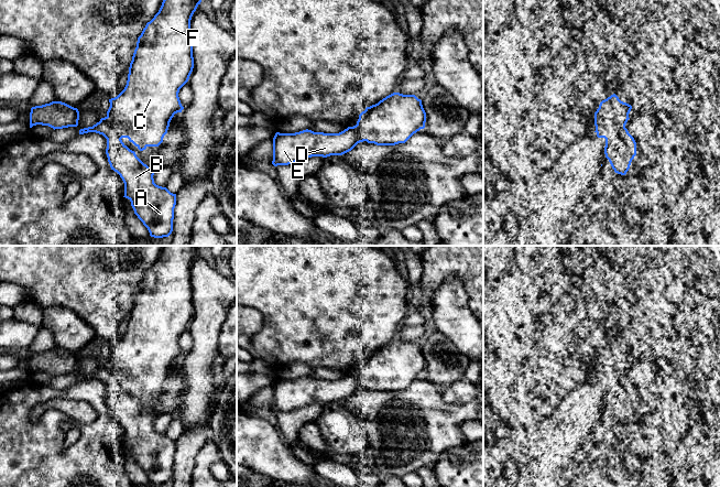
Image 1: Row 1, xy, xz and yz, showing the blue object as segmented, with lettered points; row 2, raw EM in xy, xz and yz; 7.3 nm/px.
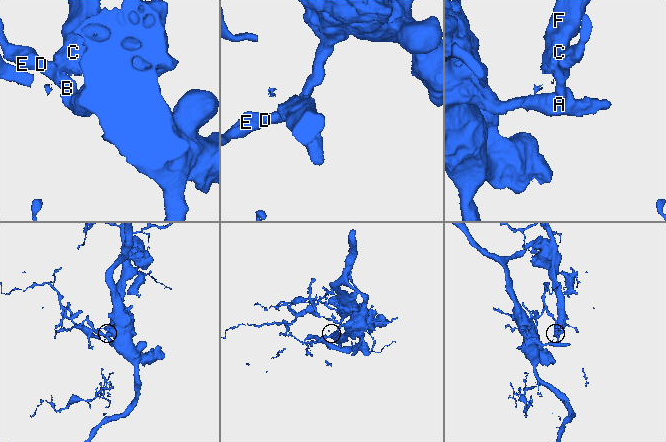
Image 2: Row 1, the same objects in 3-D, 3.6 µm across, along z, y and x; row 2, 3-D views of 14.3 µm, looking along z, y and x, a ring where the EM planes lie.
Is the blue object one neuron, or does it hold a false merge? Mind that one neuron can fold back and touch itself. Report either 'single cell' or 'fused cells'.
fused cells

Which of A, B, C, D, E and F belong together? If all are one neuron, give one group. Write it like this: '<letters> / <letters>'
A B D E / C F

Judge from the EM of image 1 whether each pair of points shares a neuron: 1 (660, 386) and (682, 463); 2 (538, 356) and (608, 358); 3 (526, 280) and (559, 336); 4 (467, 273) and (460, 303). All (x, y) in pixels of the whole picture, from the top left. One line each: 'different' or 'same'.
1: same
2: different
3: same
4: different

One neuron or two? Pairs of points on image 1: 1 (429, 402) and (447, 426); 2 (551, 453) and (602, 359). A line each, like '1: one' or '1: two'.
1: one
2: one

